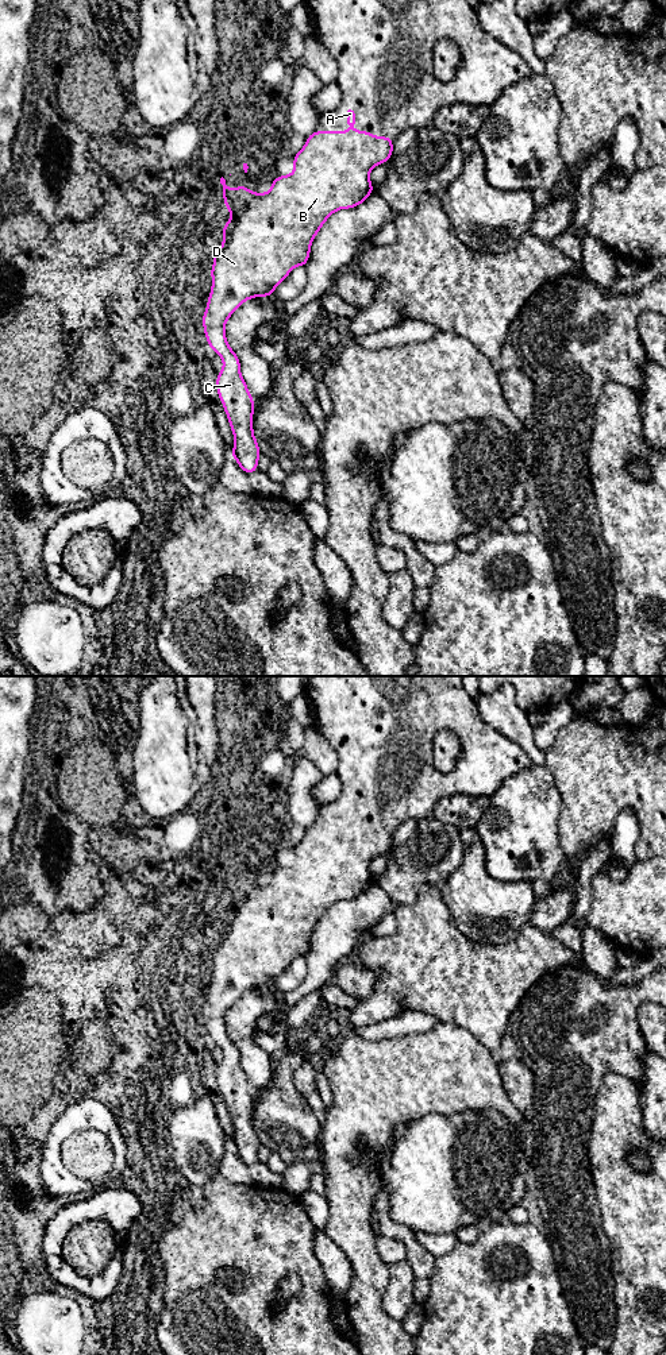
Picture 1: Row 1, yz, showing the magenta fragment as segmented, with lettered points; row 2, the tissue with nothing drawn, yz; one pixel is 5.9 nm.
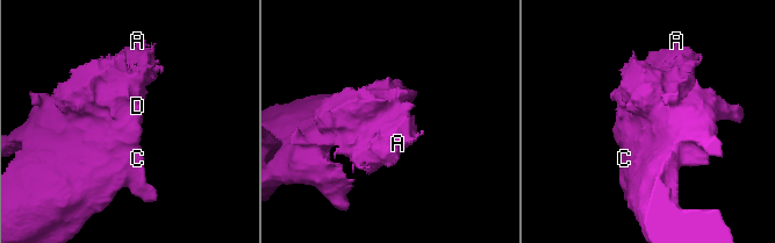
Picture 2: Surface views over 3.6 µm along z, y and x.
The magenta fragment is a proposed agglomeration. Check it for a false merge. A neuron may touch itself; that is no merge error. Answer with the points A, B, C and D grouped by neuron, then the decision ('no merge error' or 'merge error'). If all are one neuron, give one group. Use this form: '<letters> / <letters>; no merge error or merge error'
A B C D; no merge error

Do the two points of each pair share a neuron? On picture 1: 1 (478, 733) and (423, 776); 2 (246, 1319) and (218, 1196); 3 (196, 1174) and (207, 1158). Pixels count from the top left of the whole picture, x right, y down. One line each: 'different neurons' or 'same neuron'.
1: same neuron
2: same neuron
3: same neuron

